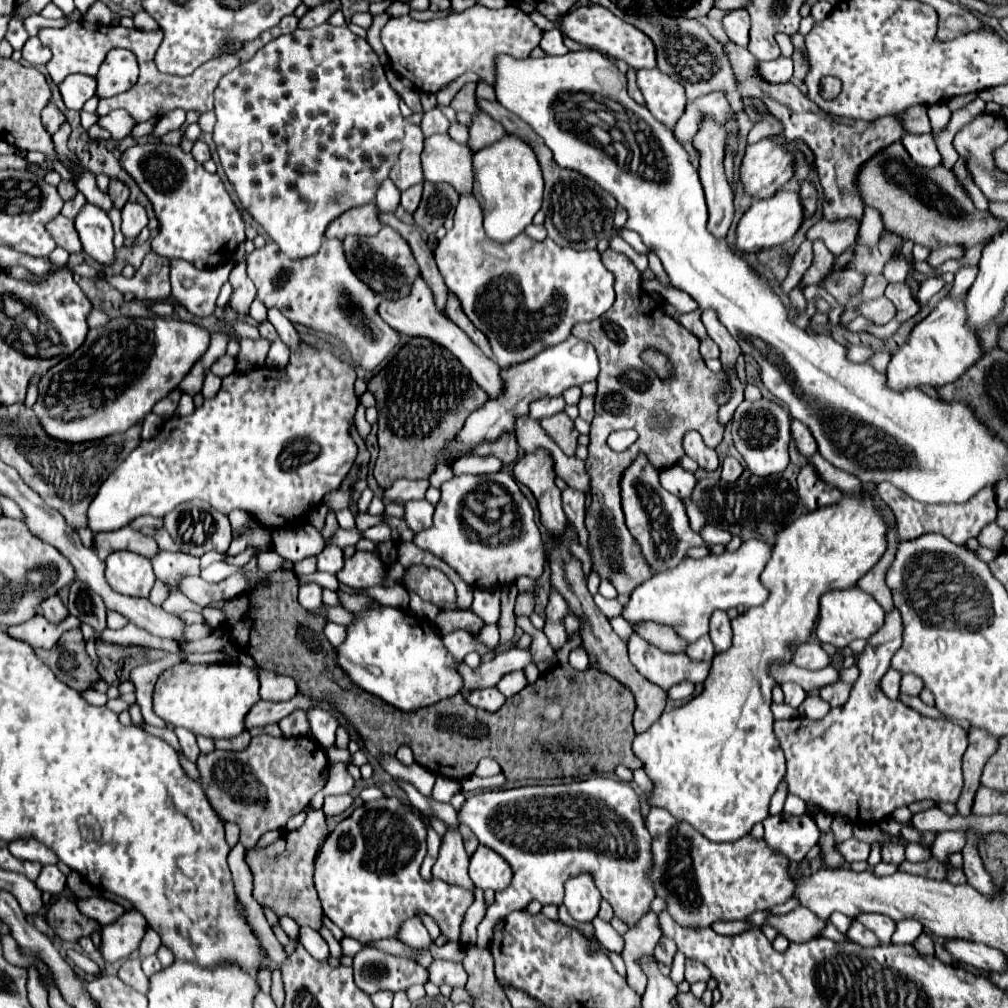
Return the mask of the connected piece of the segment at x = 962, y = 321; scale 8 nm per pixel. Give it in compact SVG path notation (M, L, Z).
M961 294L957 298L941 300L937 308L913 328L909 340L899 348L897 354L893 354L887 370L887 380L893 390L905 390L907 386L917 388L921 384L939 388L957 380L965 370L969 370L969 366L975 366L981 356L983 350L979 346L975 330L967 324L965 294Z

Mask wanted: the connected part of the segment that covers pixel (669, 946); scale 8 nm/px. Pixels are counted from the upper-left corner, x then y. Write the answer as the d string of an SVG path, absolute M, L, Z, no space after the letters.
M663 936L663 938L659 940L659 944L655 946L655 958L657 958L661 964L671 966L675 954L677 954L677 946L675 946L675 942L673 942L671 938L665 938L665 936Z

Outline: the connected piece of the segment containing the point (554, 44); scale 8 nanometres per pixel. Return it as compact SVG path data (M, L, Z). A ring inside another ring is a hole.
M549 30L549 32L543 32L543 40L541 40L541 48L547 52L547 54L565 54L567 52L567 46L563 44L563 36L559 30Z

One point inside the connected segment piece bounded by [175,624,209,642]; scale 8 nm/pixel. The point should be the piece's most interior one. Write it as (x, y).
(195, 631)

